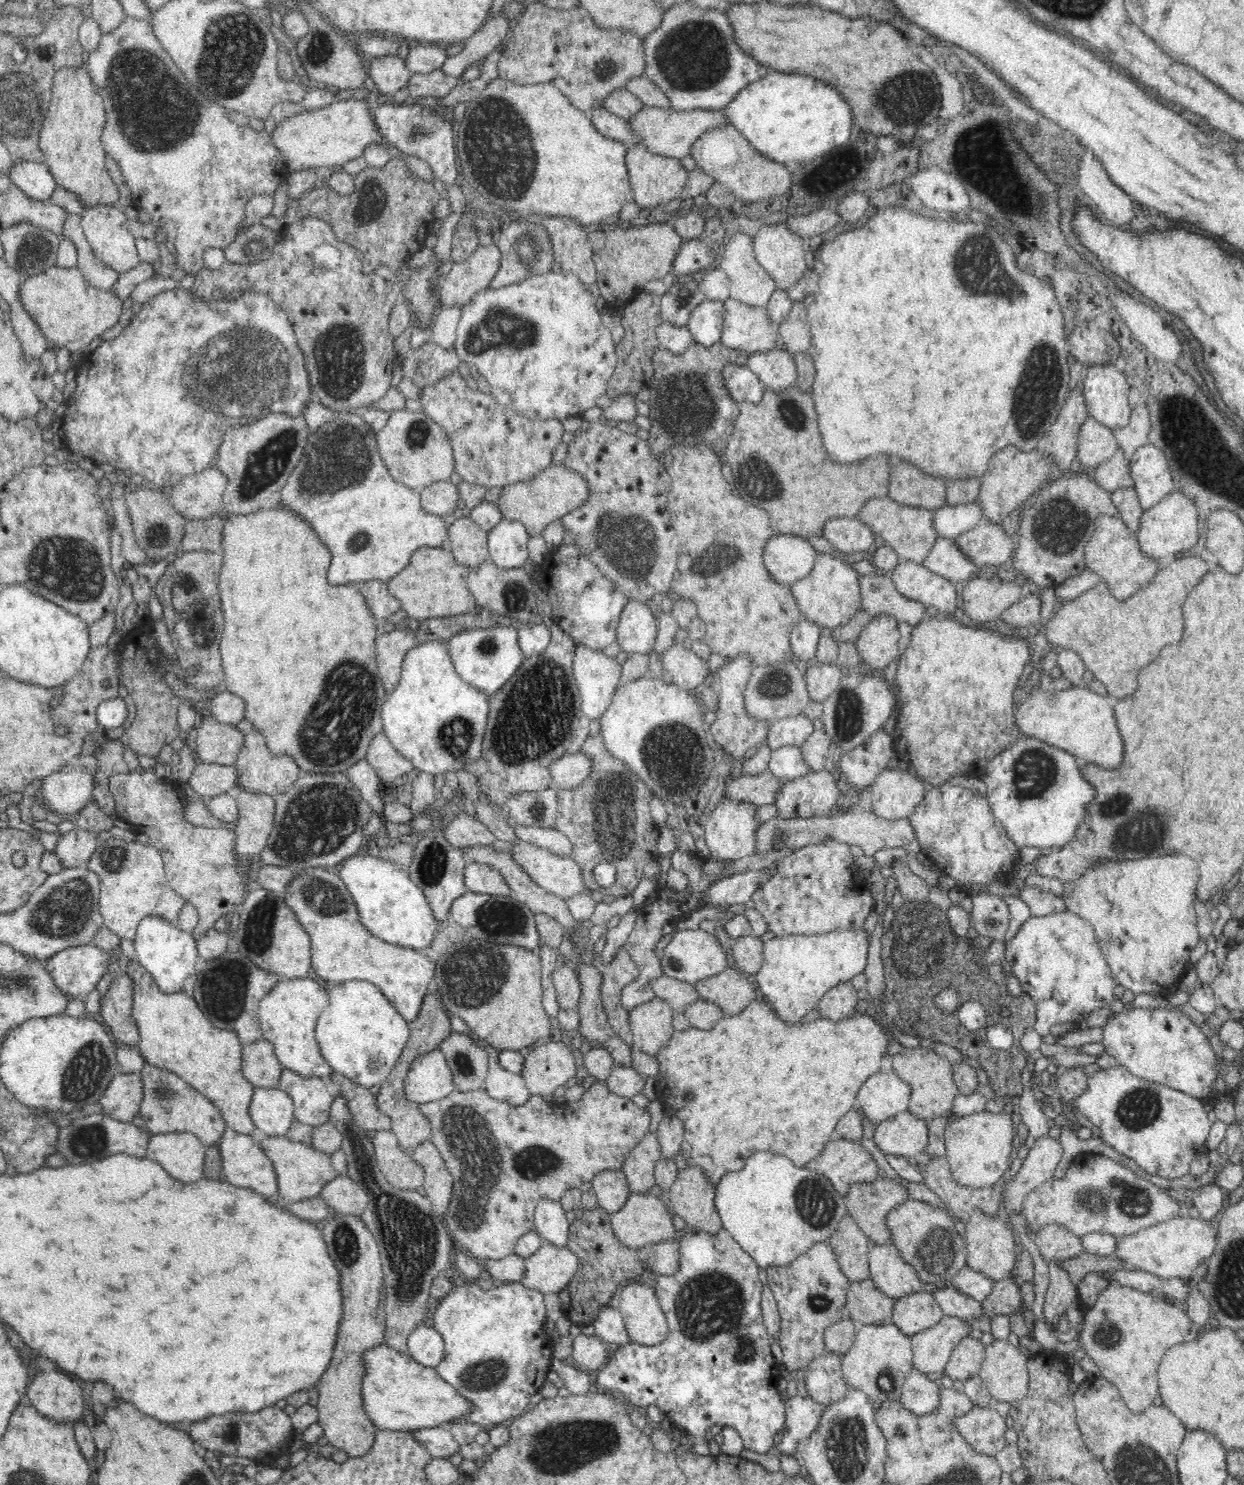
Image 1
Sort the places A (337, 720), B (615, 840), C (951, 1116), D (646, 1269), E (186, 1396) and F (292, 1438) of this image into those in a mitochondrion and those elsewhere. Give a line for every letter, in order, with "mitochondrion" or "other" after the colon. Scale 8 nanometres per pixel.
A: mitochondrion
B: mitochondrion
C: other
D: other
E: other
F: other

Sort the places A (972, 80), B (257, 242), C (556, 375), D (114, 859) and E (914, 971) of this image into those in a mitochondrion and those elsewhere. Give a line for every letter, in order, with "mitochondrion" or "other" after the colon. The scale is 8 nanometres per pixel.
A: other
B: mitochondrion
C: other
D: mitochondrion
E: mitochondrion

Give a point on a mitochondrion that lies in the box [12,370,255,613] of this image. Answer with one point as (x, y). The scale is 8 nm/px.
(68, 568)

